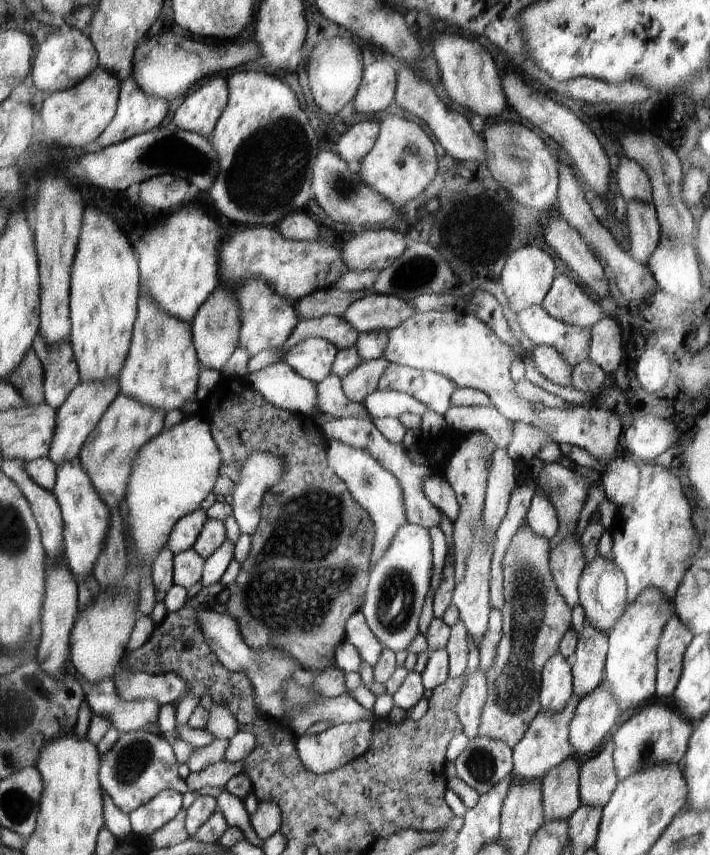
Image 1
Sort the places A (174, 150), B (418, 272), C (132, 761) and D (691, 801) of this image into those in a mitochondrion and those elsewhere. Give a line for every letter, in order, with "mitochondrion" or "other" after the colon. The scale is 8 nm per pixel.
A: mitochondrion
B: mitochondrion
C: mitochondrion
D: other

